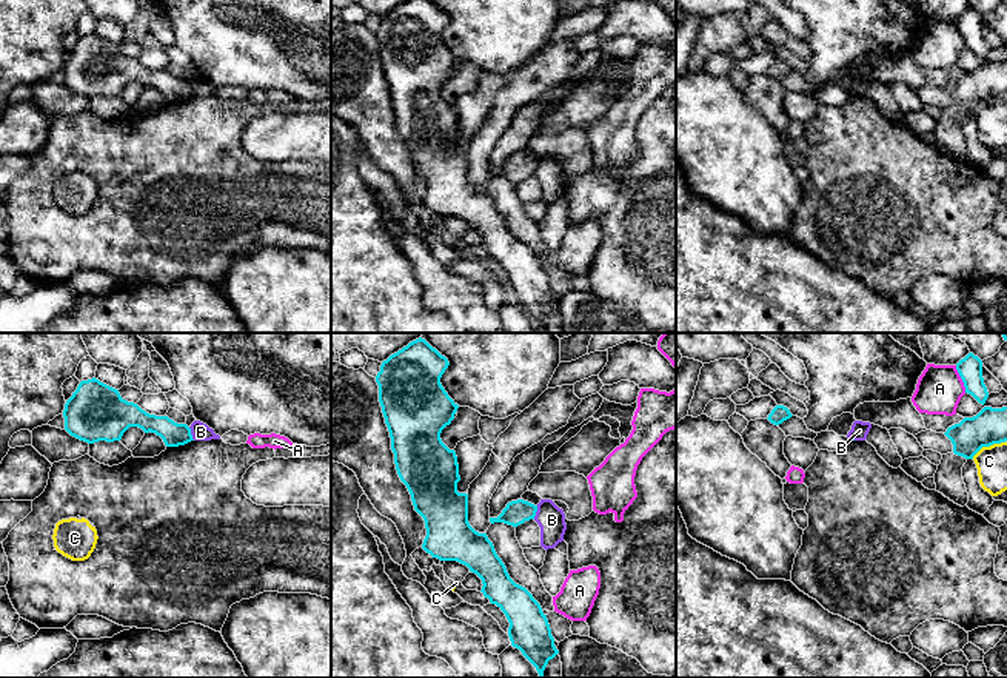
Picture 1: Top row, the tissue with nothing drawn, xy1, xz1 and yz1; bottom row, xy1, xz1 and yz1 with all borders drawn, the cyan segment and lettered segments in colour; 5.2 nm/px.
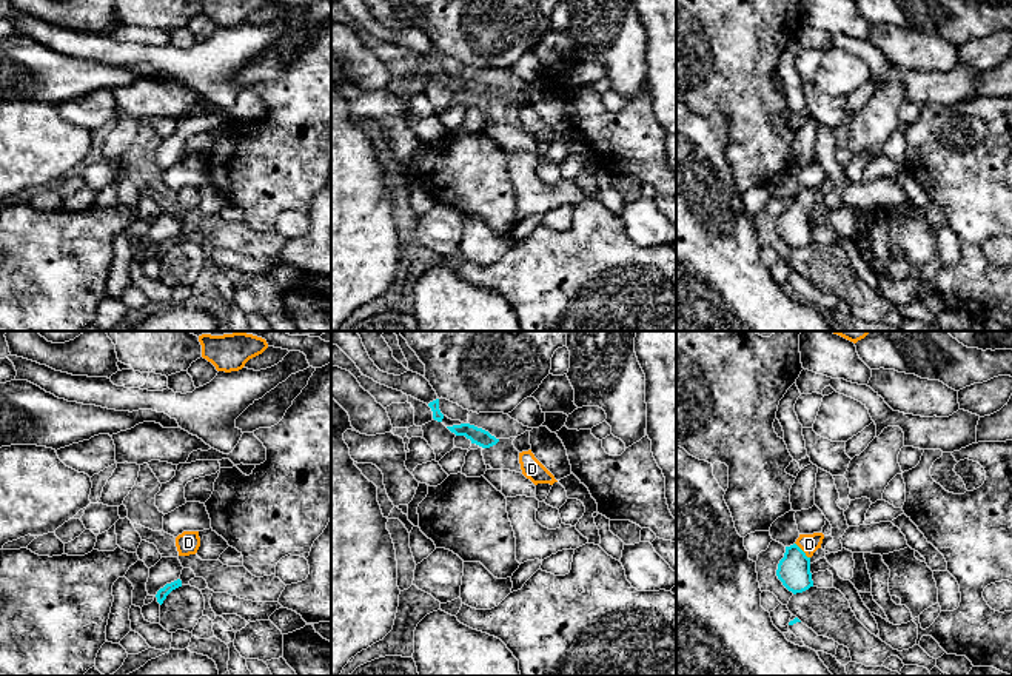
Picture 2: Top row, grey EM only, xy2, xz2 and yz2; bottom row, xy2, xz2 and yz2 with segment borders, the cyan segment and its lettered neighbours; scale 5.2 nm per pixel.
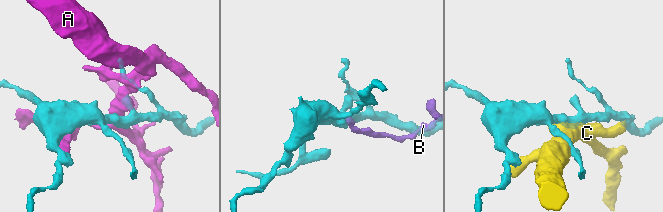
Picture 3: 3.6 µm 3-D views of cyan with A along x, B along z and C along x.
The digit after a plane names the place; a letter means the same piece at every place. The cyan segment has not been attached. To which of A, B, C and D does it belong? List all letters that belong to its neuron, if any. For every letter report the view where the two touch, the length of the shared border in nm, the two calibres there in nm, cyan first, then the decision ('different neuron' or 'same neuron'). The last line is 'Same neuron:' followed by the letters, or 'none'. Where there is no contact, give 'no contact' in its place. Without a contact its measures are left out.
A: meets cyan in yz1; contact 160 nm long; 130 nm thick on the cyan side, 240 nm on the other; different neuron
B: meets cyan in xy1; contact 80 nm long; 120 nm thick on the cyan side, 100 nm on the other; different neuron
C: meets cyan in yz1; contact 200 nm long; 180 nm thick on the cyan side, 160 nm on the other; different neuron
D: meets cyan in yz2; contact 120 nm long; 180 nm thick on the cyan side, 100 nm on the other; same neuron
Same neuron: D

